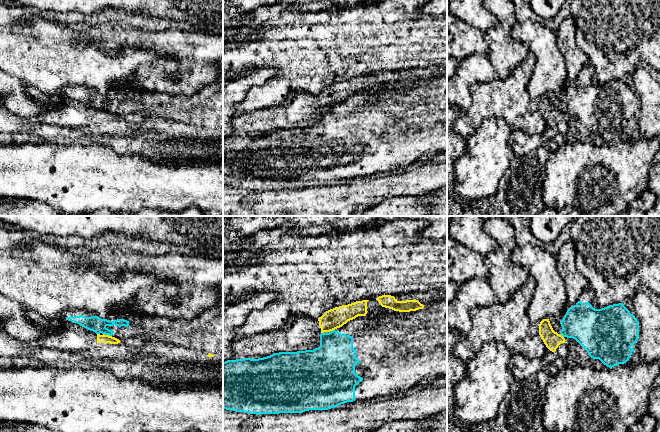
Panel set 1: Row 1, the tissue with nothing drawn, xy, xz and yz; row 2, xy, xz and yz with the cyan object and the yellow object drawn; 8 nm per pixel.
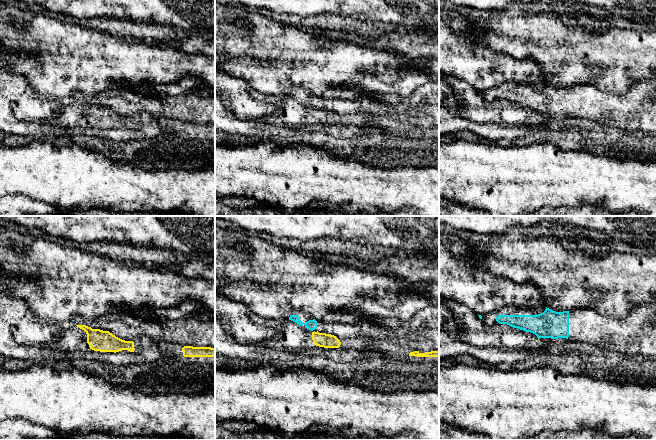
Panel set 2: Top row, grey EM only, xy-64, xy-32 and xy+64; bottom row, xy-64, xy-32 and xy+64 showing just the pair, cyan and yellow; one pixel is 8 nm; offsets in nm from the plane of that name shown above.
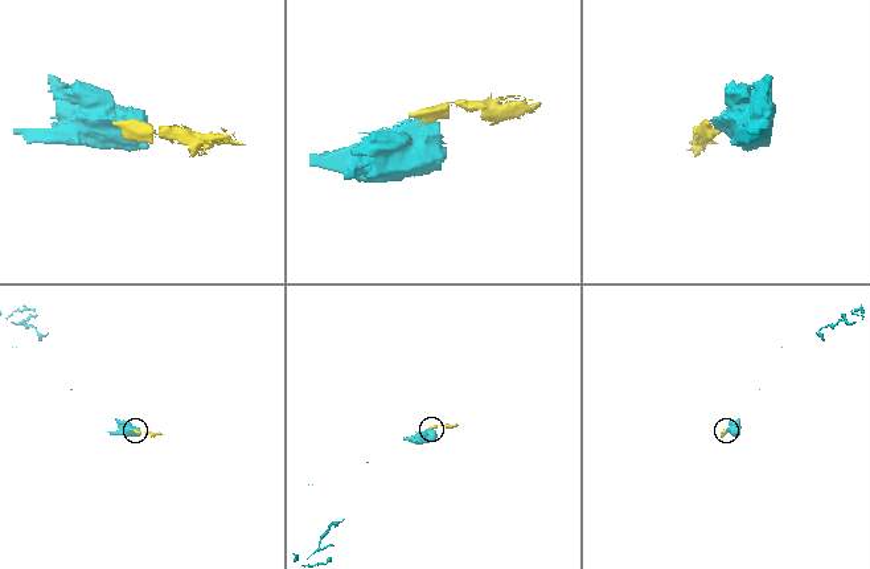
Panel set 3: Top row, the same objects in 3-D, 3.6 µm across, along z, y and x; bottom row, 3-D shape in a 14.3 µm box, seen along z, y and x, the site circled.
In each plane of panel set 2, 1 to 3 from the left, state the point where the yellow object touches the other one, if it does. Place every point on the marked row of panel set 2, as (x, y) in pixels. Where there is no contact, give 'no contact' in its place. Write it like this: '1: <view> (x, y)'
1: no contact
2: no contact
3: no contact

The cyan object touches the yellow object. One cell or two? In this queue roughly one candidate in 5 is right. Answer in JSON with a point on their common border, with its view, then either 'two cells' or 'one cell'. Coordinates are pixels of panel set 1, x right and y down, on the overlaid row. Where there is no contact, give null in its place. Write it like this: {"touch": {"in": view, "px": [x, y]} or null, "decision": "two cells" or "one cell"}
{"touch": {"in": "xy", "px": [107, 334]}, "decision": "two cells"}

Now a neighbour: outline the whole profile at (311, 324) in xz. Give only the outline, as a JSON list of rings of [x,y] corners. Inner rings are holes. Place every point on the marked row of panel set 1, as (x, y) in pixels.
[[[301,316],[288,325],[295,325],[298,321],[302,321],[305,328],[313,333],[313,338],[321,334],[321,328],[319,326],[318,319],[313,319],[308,316]]]

